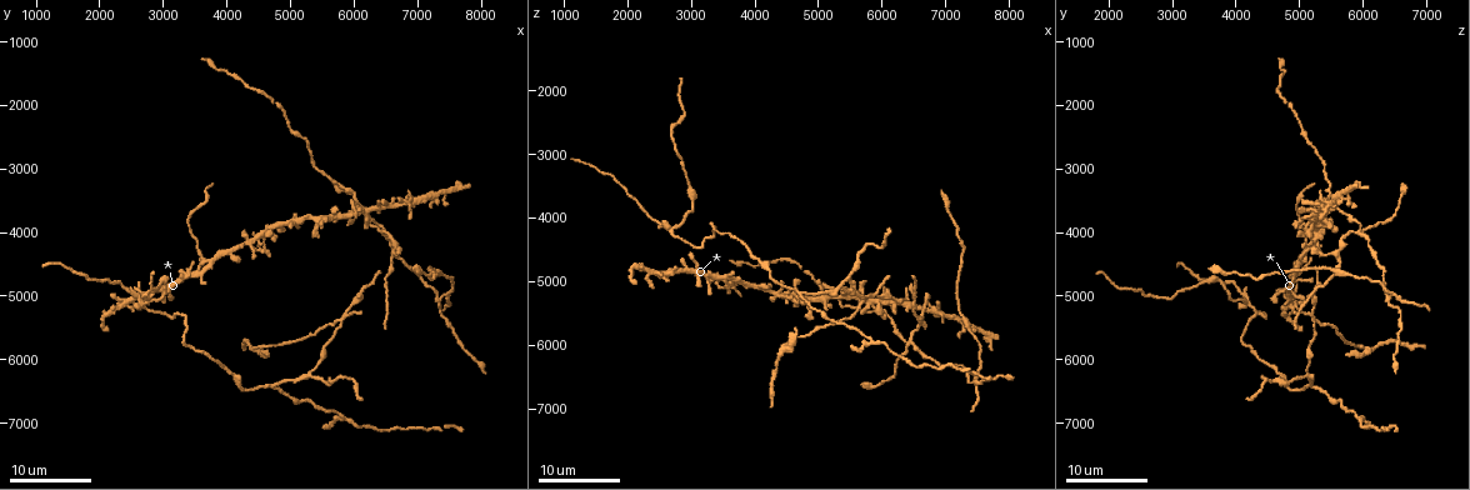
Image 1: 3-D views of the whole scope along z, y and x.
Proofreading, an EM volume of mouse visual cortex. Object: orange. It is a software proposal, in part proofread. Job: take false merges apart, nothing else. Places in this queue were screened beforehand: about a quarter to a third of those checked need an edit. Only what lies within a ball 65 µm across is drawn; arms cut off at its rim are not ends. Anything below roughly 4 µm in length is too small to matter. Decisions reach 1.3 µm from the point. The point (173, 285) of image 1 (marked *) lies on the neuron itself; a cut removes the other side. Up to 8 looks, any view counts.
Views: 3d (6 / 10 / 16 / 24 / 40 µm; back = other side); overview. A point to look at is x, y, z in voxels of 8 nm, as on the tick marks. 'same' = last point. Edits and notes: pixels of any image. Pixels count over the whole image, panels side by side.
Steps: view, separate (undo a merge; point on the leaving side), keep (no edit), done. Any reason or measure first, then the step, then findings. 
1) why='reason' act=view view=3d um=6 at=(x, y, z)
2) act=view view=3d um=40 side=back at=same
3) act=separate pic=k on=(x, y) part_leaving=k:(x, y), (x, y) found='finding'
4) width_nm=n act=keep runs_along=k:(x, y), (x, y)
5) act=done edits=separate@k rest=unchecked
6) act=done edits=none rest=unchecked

act=view view=3d um=24 at=(2700, 5100, 4150)

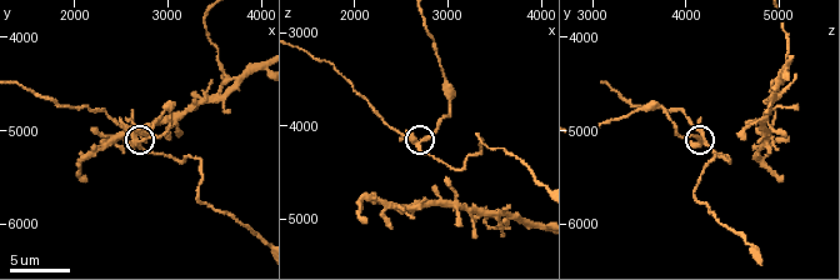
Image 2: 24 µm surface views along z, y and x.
act=view view=3d um=6 at=(2700, 5100, 4150)

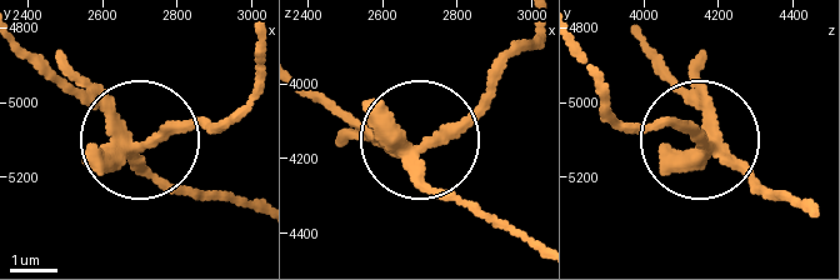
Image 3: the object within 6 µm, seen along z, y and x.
width_nm=300 act=separate pic=3 on=(203, 126) part_leaving=3:(144, 148), (235, 111), (255, 88), (259, 53) found='a second neuron is stuck on'

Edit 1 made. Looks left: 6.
act=view view=overview

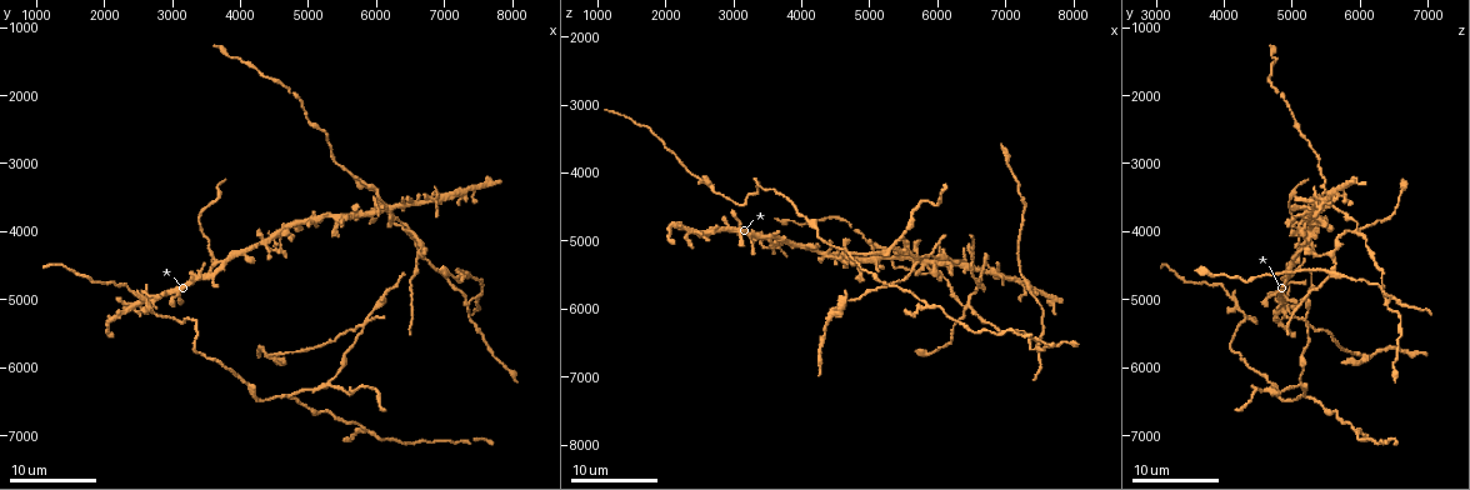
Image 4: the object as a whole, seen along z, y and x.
why='three arms meet' act=view view=3d um=6 at=(3650, 4500, 5050)

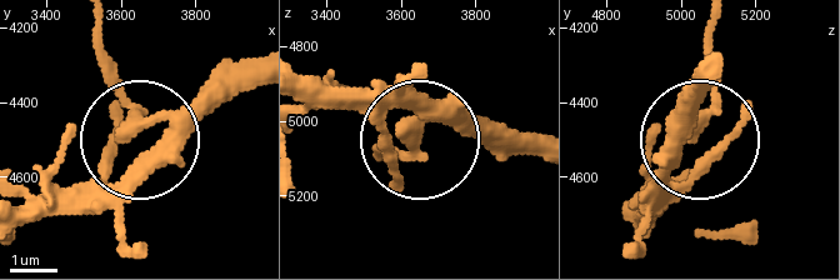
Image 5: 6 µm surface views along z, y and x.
width_nm=260 act=separate pic=5 on=(93, 46) part_leaving=5:(131, 105), (95, 25) found='a second neuron is stuck on'

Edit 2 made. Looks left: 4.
why='side arm on a straight run' act=view view=3d um=6 at=(4750, 6400, 5200)

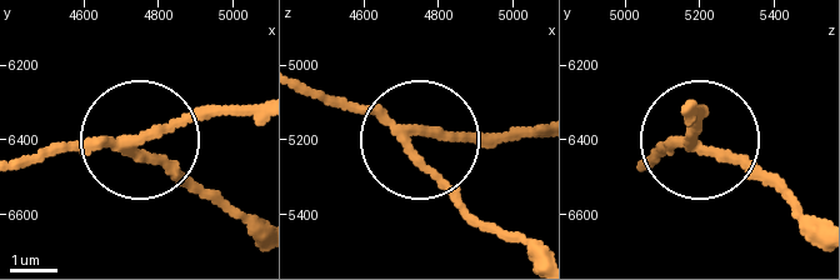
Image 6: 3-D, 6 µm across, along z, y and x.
act=view view=3d um=6 side=back at=(4720, 6420, 5220)

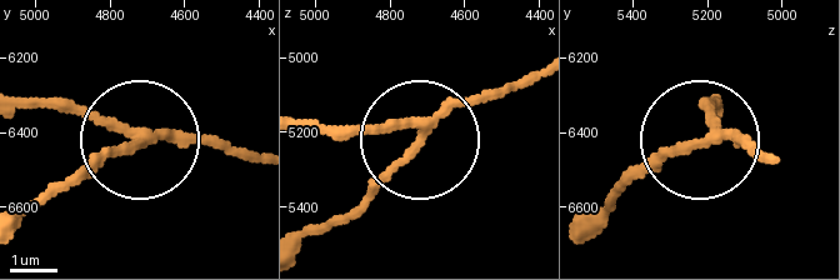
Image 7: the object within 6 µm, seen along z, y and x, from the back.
width_nm=180 act=separate pic=7 on=(79, 106) part_leaving=7:(138, 133), (21, 109) found='a second neuron is stuck on'

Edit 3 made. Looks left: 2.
why='redraw' act=view view=overview

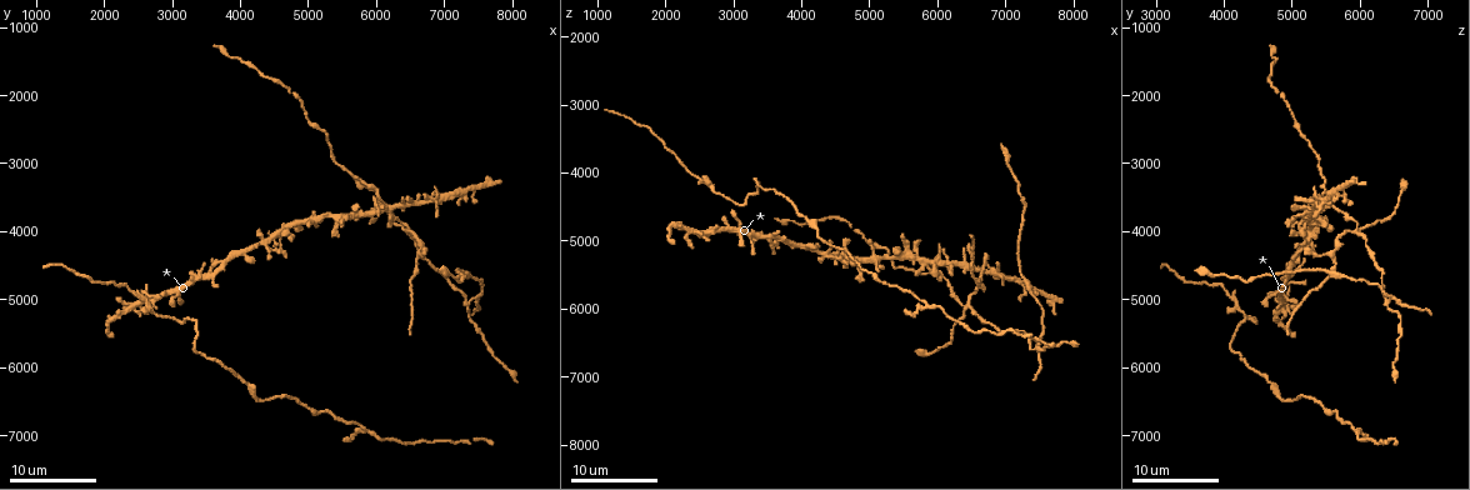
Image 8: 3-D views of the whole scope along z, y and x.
why='branch point' act=view view=3d um=10 at=(7350, 5000, 6400)

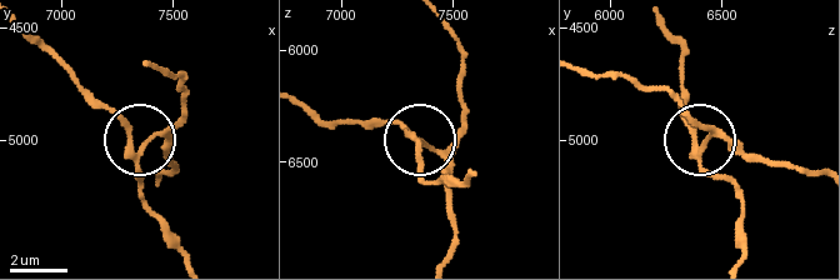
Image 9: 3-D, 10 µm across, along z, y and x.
arms=3 act=separate pic=9 on=(179, 125) part_leaving=9:(146, 143), (180, 109), (180, 74), (159, 69) found='two neurons meet here'

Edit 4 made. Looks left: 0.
act=done edits=separate@3,separate@5,separate@7,separate@9 rest=unchecked

